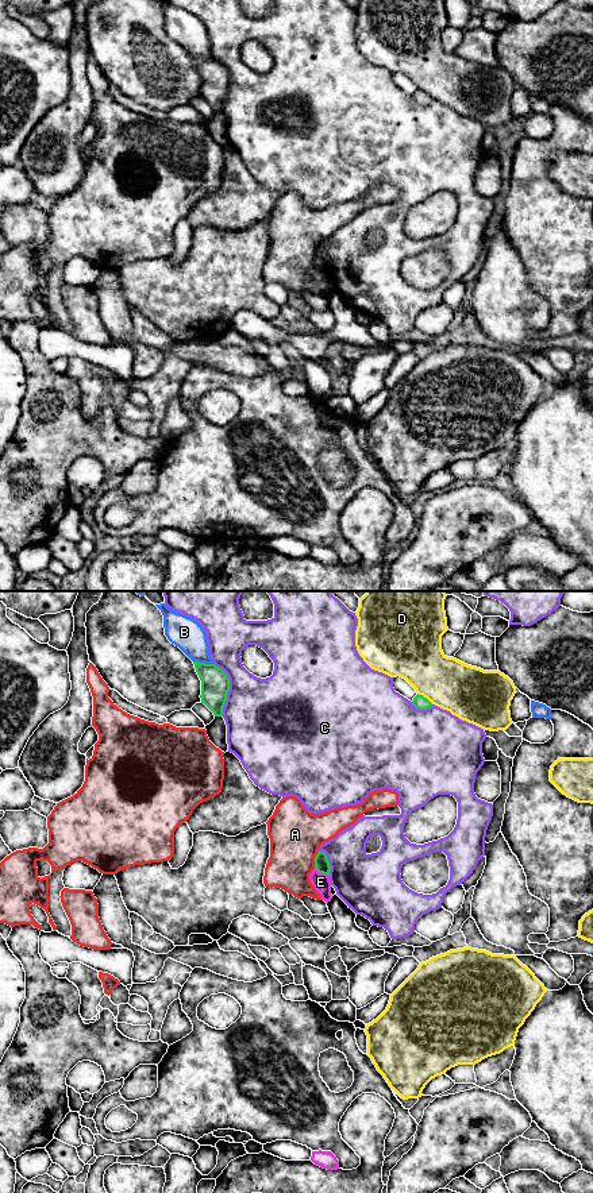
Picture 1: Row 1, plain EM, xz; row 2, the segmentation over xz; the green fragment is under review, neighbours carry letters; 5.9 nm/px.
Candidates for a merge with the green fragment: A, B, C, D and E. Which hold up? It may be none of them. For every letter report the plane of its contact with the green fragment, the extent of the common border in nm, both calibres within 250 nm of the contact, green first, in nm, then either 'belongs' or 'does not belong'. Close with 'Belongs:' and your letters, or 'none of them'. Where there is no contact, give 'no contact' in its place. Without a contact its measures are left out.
A: contact in xz; length 110 nm; calibres 90 and 300 nm; does not belong
B: contact in xz; length 120 nm; calibres 180 and 190 nm; does not belong
C: contact in xz; length 320 nm; calibres 180 and 440 nm; does not belong
D: contact in xz; length 120 nm; calibres 80 and 320 nm; does not belong
E: contact in xz; length 100 nm; calibres 90 and 100 nm; does not belong
Belongs: none of them

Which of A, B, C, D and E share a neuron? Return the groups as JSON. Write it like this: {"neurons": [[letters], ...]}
{"neurons": [["A"], ["B"], ["C"], ["D"], ["E"]]}

